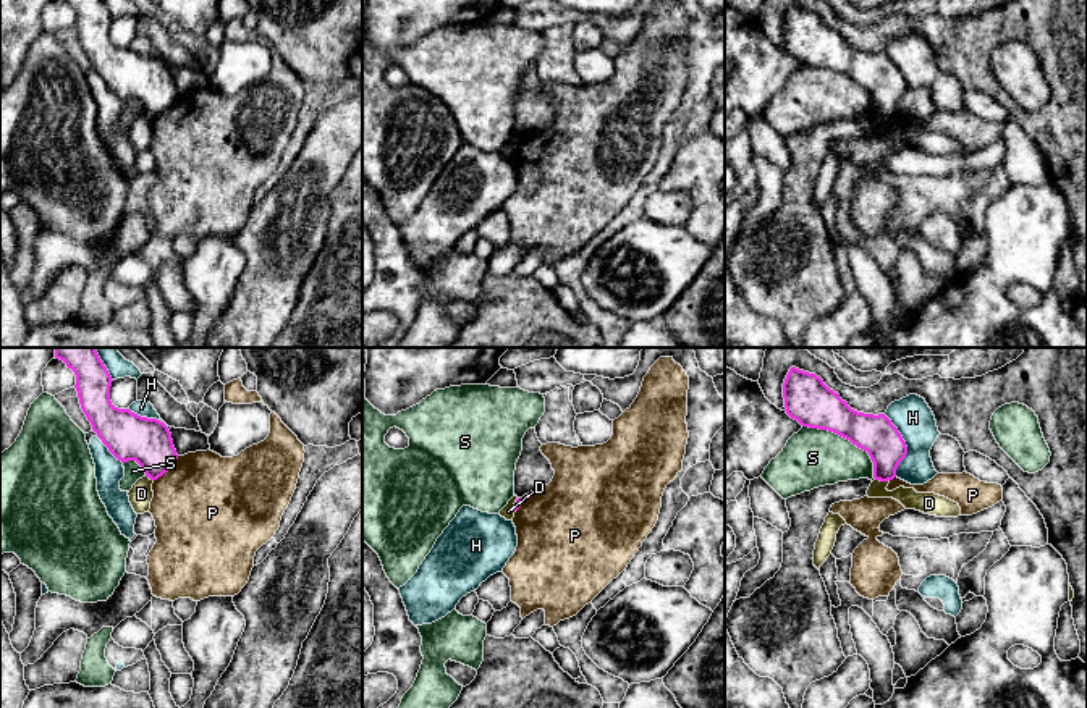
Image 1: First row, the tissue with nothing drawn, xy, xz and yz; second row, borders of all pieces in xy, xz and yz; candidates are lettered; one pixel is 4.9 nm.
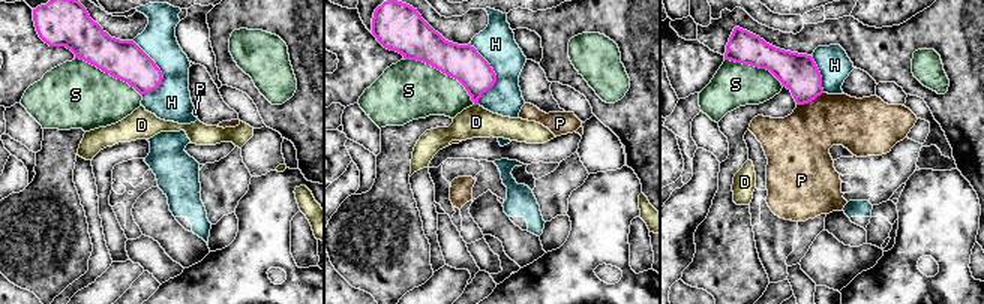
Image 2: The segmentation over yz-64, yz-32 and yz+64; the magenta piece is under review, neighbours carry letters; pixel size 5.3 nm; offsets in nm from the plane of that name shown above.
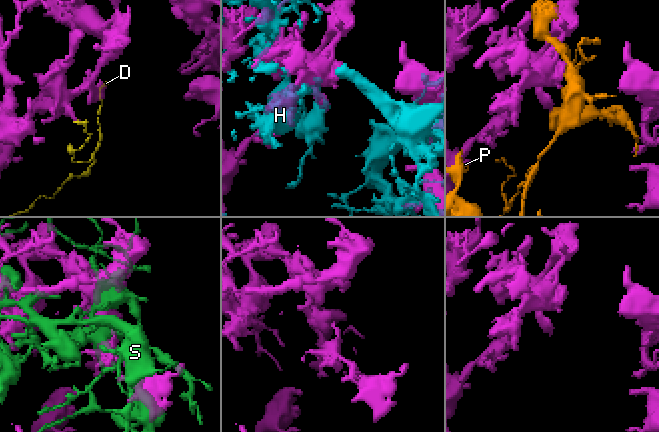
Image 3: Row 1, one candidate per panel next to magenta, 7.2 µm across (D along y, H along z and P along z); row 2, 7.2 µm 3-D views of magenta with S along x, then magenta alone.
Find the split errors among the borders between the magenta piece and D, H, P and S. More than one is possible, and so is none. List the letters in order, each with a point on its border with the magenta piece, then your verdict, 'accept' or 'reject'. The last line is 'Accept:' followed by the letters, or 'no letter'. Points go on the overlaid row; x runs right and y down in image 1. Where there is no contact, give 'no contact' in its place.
D: yz (882, 480) | reject
H: yz (905, 445) | reject
P: xy (167, 471) | reject
S: yz (848, 438) | reject
Accept: no letter

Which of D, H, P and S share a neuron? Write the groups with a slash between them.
D / H / P / S

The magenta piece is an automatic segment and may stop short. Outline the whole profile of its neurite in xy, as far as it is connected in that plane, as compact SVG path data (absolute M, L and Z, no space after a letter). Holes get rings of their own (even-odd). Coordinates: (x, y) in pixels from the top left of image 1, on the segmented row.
M55 348L55 357L74 372L81 409L118 461L136 461L150 480L173 467L178 454L168 427L112 404L113 380L95 348Z

